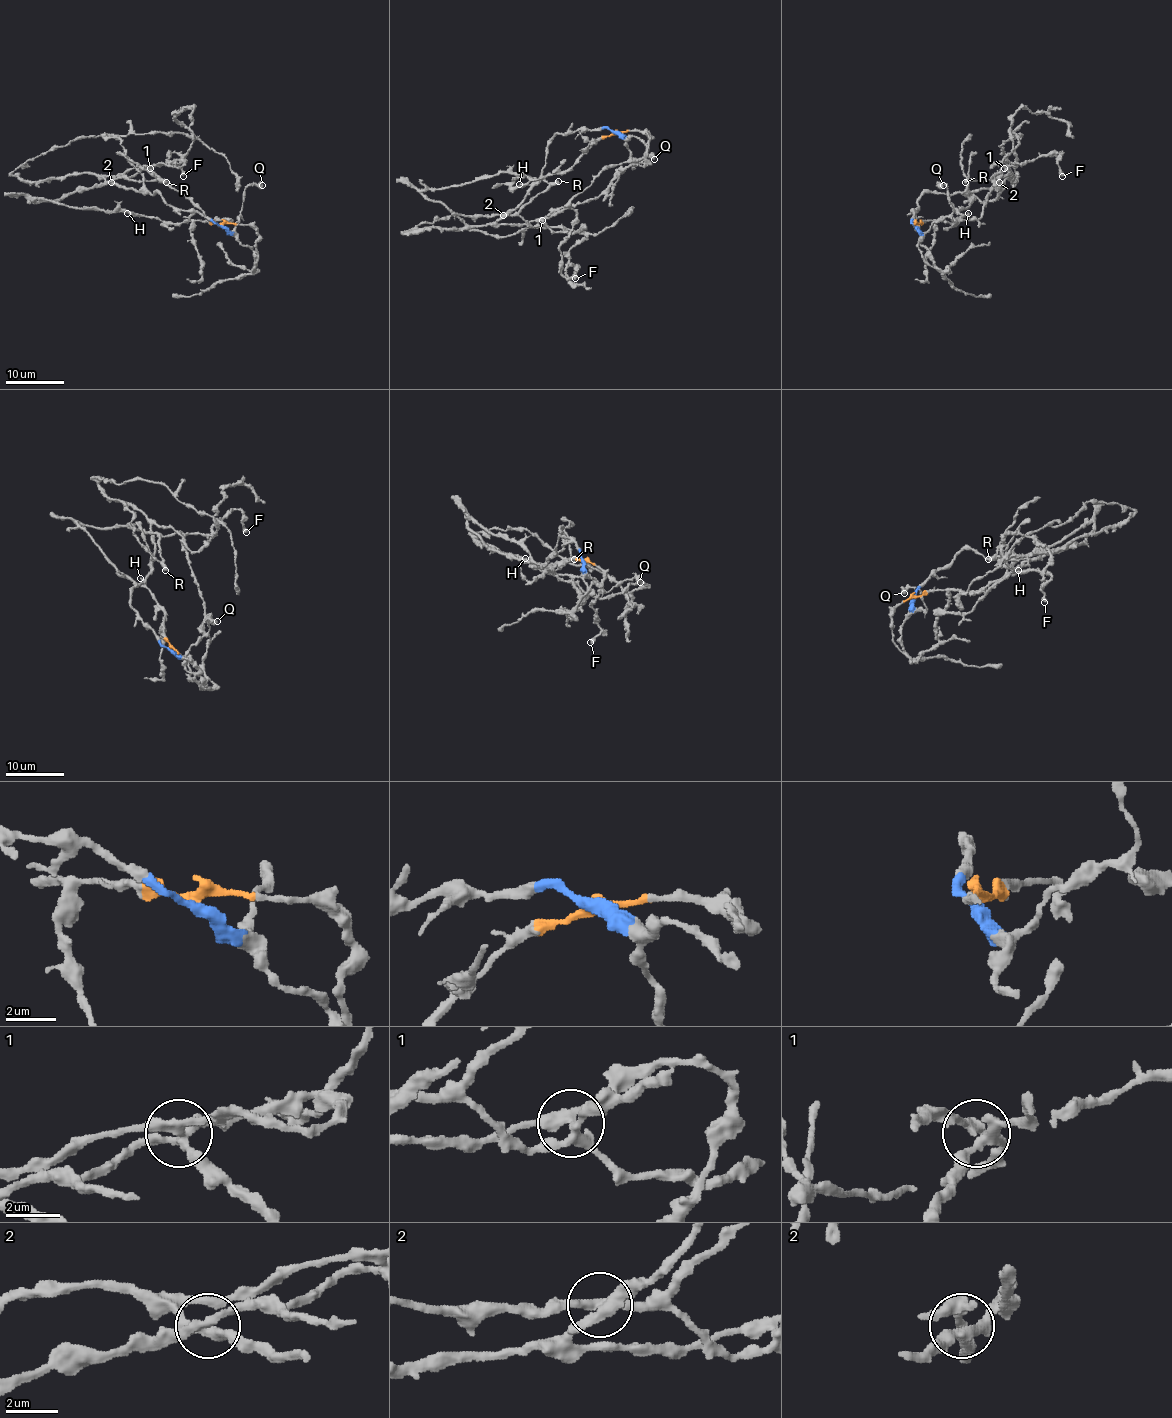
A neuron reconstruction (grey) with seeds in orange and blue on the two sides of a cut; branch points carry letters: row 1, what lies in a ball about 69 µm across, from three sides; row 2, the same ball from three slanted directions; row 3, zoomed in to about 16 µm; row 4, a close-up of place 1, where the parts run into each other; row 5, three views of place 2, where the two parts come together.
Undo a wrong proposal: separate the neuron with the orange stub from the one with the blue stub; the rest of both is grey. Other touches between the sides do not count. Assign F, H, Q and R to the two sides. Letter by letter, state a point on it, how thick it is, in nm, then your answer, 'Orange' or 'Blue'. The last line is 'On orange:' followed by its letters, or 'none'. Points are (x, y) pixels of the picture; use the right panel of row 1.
F: Place: (1062, 176). Thickness 480 nm. Blue
H: Place: (968, 213). Thickness 280 nm. Orange
Q: Place: (943, 185). Thickness 400 nm. Blue
R: Place: (965, 182). Thickness 550 nm. Orange
On orange: H, R

